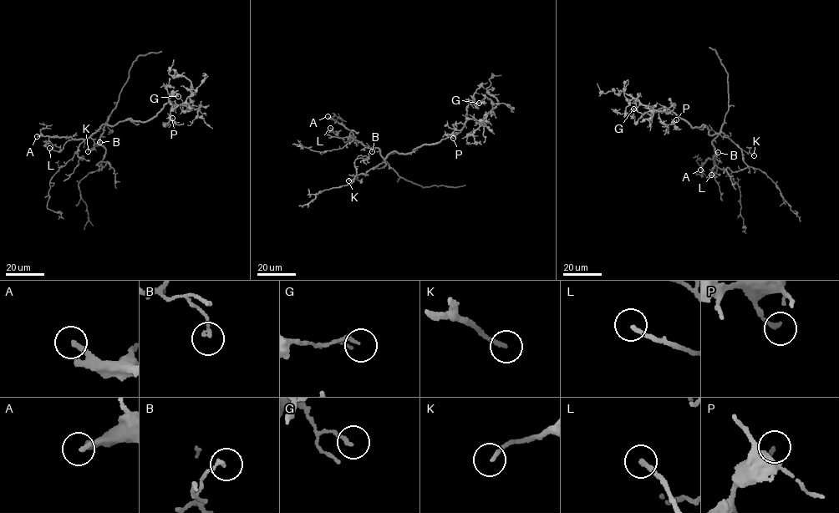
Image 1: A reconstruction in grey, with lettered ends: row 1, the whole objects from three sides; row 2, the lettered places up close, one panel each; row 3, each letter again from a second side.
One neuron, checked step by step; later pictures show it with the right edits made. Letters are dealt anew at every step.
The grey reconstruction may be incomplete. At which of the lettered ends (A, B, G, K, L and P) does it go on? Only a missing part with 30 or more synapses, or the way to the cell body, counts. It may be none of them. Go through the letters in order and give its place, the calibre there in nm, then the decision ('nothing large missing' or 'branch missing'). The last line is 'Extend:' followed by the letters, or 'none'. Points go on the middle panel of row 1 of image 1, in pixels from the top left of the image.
A: at (327, 116); 240 nm thick; branch missing
B: at (372, 151); 130 nm thick; nothing large missing
G: at (479, 103); 160 nm thick; nothing large missing
K: at (348, 180); 150 nm thick; branch missing
L: at (330, 128); 190 nm thick; branch missing
P: at (453, 138); 180 nm thick; nothing large missing
Extend: A, K, L

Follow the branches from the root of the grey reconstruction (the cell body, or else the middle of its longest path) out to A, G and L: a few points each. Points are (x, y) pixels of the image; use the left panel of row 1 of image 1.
A: (129, 119), (112, 125), (103, 124), (83, 139), (37, 136)
G: (129, 119), (149, 121), (156, 116), (165, 104), (170, 101), (174, 105), (168, 100), (170, 96), (178, 96)
L: (129, 119), (112, 125), (103, 124), (86, 139), (68, 140), (58, 151), (49, 148)

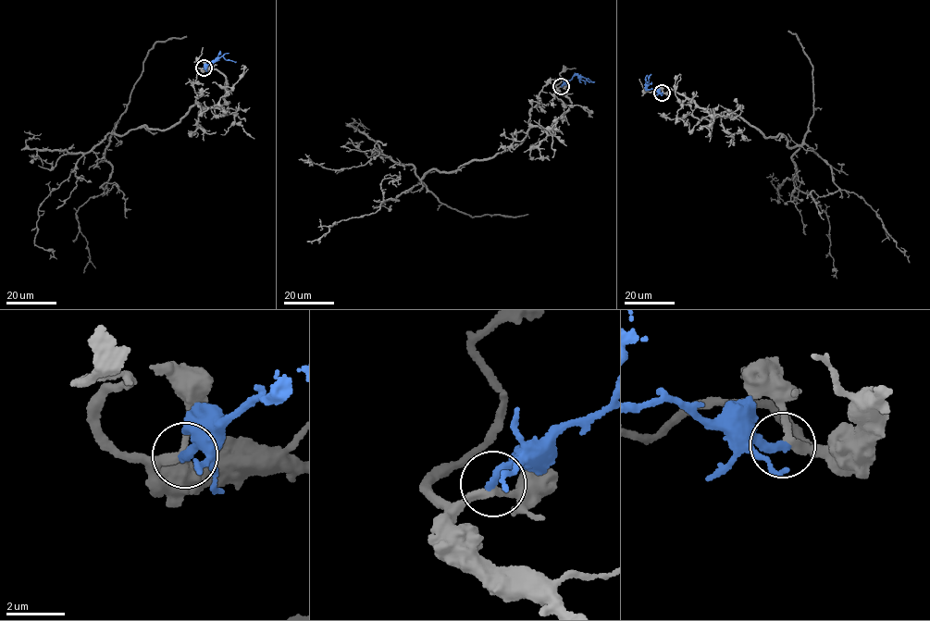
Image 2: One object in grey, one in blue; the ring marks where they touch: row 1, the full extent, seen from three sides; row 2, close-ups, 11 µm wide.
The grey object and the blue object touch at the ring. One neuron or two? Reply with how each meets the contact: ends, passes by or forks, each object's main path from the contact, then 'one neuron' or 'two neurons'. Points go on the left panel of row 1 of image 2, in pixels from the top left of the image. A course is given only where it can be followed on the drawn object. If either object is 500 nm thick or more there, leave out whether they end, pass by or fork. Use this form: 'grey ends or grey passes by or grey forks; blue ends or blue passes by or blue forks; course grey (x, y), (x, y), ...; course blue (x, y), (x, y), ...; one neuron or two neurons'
grey passes by; blue ends; course grey (204, 68), (226, 77), (225, 104), (191, 105), (166, 130), (106, 134), (52, 190), (34, 243), (51, 254); course blue (204, 68), (222, 56), (236, 62); one neuron

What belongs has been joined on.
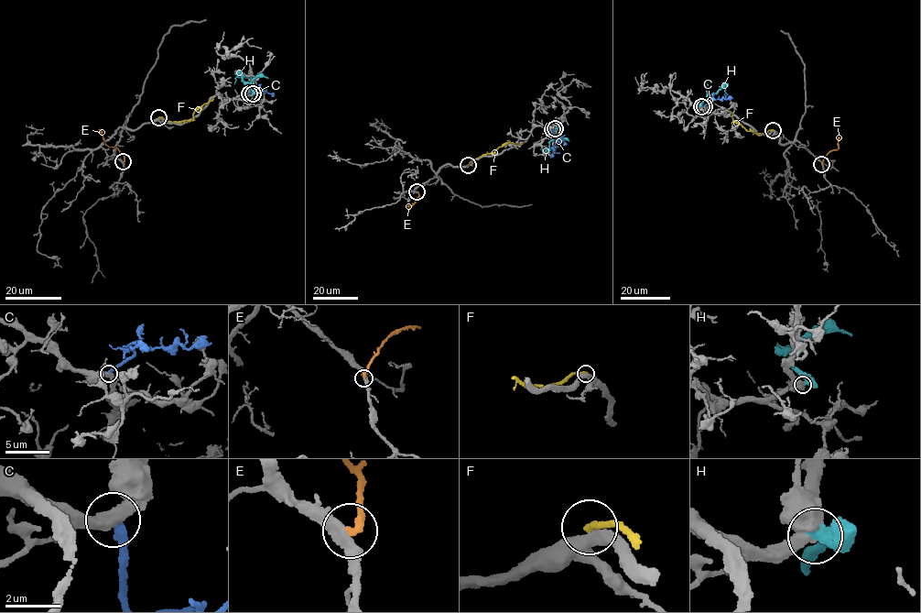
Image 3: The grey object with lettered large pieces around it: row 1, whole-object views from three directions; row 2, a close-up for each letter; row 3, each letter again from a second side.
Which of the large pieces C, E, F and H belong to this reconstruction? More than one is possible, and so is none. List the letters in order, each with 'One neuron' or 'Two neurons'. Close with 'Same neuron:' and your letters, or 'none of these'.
C: Two neurons
E: Two neurons
F: Two neurons
H: Two neurons
Same neuron: none of these

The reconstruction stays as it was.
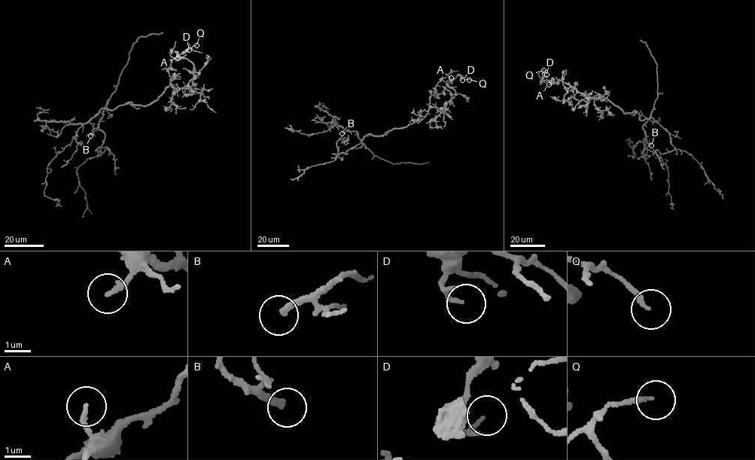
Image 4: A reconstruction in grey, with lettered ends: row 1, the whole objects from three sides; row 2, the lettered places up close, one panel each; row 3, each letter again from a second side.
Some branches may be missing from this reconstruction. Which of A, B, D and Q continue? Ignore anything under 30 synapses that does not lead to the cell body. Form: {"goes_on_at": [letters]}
{"goes_on_at": ["B"]}

